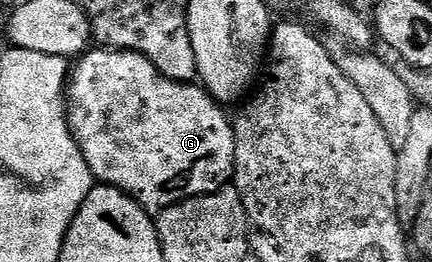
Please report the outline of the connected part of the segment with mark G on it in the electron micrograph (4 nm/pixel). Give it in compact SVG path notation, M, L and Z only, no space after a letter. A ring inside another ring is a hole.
M92 48L79 55L68 75L66 109L68 127L93 179L129 194L153 216L188 198L218 192L233 181L236 141L229 115L228 118L224 115L225 107L203 85L175 82L162 76L144 54L133 50Z

